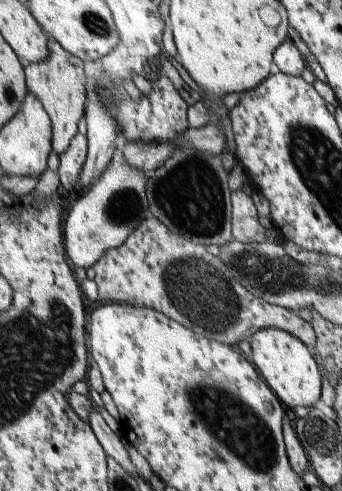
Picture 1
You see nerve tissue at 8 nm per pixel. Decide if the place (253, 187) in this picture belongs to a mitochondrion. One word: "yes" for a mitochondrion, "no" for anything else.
no

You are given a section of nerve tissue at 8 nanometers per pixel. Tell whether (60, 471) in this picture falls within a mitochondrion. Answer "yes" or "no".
no

